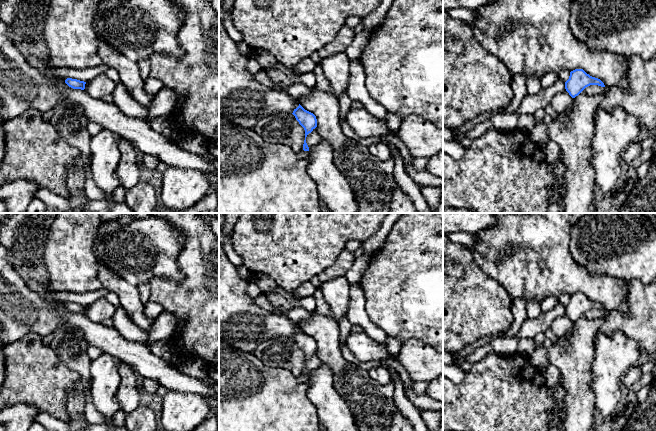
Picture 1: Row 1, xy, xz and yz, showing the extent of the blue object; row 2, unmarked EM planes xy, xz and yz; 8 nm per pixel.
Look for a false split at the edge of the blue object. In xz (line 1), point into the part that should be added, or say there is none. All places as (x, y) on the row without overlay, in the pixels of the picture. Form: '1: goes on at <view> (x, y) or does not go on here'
1: does not go on here

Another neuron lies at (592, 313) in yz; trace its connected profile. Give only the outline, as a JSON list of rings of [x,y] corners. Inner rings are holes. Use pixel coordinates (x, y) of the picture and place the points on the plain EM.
[[[590,309],[583,314],[583,316],[586,319],[595,319],[595,318],[602,317],[604,315],[605,315],[605,311],[601,311],[598,309]]]

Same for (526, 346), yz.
[[[523,338],[518,341],[517,352],[530,358],[538,349],[534,342],[534,338]]]

